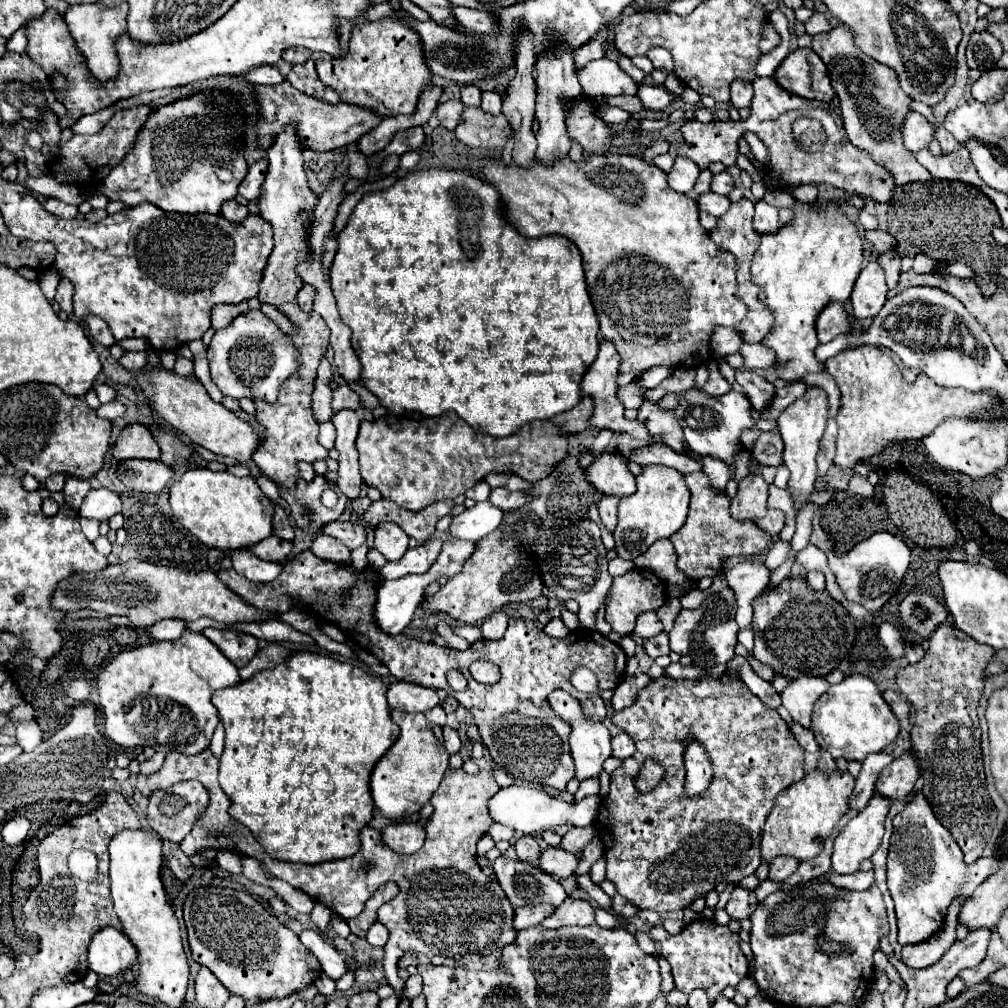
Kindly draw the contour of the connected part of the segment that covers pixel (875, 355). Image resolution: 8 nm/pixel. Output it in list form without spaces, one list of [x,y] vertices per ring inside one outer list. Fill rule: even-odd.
[[[862,344],[840,352],[824,362],[826,372],[834,376],[842,392],[842,408],[838,412],[838,438],[834,462],[840,466],[854,466],[874,454],[878,454],[890,442],[920,440],[928,436],[940,420],[946,418],[970,418],[980,408],[992,408],[998,404],[988,392],[972,394],[962,388],[942,388],[924,374],[908,384],[900,368],[880,348]]]

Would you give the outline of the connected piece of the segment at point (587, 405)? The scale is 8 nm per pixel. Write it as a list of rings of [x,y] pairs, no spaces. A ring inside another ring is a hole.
[[[584,396],[580,400],[580,404],[576,404],[572,410],[558,414],[552,418],[552,422],[556,422],[560,428],[564,428],[570,434],[576,432],[584,432],[590,428],[590,418],[592,418],[592,396]]]

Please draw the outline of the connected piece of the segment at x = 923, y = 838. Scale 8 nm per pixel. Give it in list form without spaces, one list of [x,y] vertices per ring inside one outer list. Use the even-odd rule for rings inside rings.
[[[918,790],[906,808],[894,816],[888,854],[888,890],[896,904],[898,942],[902,946],[932,936],[932,932],[940,928],[944,908],[948,908],[956,896],[962,900],[972,896],[976,888],[998,870],[996,857],[980,857],[973,864],[966,865],[962,856],[964,854],[952,834],[938,822],[932,806]]]

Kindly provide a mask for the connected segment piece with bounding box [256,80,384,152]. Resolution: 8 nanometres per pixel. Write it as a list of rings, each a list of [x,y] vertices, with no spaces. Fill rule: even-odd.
[[[288,80],[276,84],[276,86],[256,86],[258,102],[260,102],[260,148],[266,150],[274,142],[274,136],[288,124],[294,124],[298,128],[300,142],[306,148],[314,148],[318,152],[328,152],[334,148],[344,148],[354,142],[358,142],[364,134],[374,130],[384,116],[374,112],[372,108],[354,106],[354,104],[328,104],[324,100],[318,100],[314,96],[308,96],[300,90],[296,90]]]

